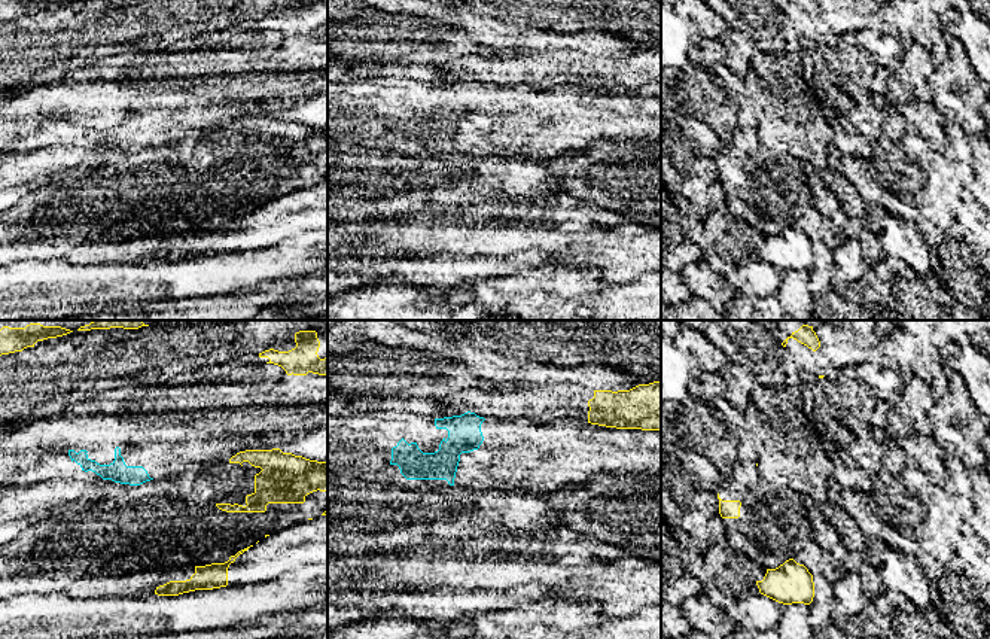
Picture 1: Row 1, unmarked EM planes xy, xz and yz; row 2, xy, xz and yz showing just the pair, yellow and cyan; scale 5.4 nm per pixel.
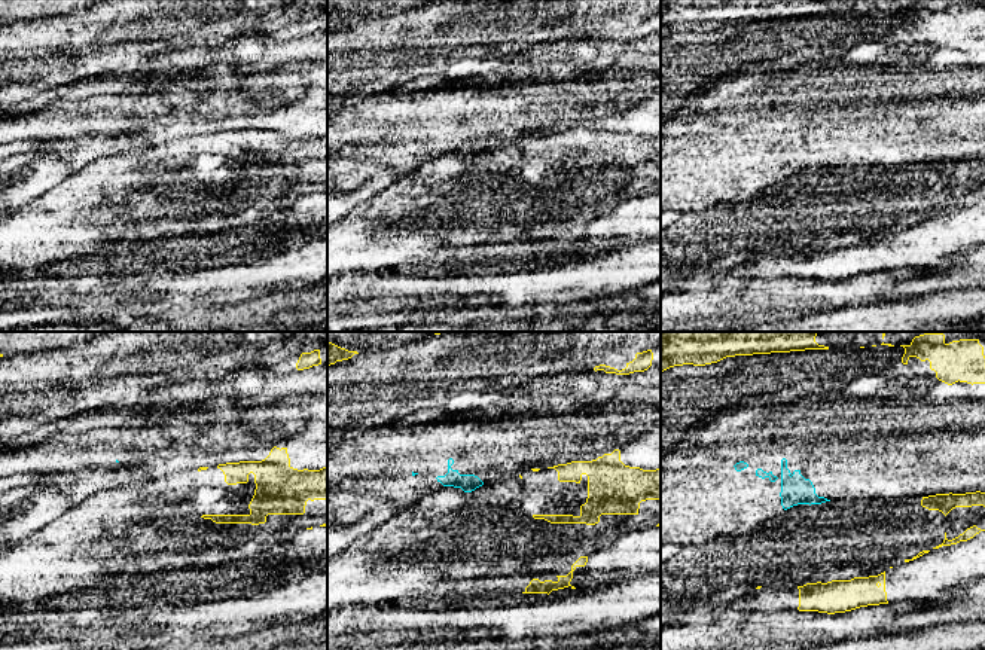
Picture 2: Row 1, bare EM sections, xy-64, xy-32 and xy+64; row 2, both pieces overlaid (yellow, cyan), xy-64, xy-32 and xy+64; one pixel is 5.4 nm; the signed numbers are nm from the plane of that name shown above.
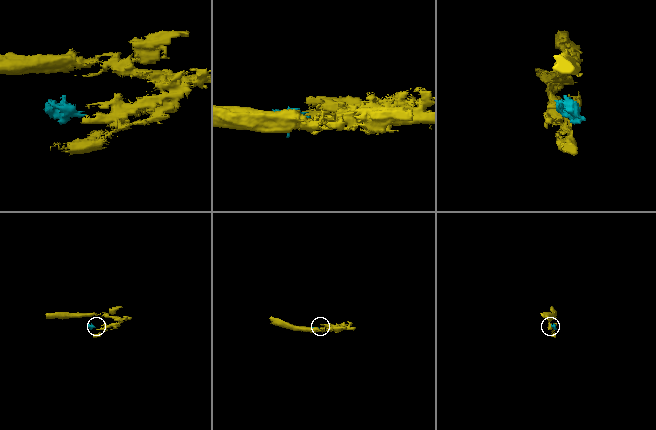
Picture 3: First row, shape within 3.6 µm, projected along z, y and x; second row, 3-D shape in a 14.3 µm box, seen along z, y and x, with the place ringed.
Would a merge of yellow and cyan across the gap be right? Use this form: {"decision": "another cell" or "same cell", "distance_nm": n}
{"decision": "another cell", "distance_nm": 360}

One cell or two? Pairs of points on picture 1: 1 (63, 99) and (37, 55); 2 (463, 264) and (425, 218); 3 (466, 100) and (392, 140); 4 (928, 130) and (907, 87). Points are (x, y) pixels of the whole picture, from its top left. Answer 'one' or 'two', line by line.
1: two
2: two
3: one
4: one

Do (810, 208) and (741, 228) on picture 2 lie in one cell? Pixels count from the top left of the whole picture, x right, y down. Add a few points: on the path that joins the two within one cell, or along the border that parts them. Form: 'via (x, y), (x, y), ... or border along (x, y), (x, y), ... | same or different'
via (793, 208), (767, 222), (758, 222) | same

